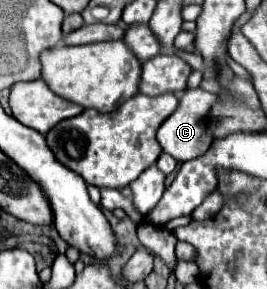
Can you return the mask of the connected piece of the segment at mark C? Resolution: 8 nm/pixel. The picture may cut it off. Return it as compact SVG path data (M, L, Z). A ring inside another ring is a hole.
M199 87L185 89L179 99L179 107L167 117L167 121L157 131L157 141L163 147L163 151L171 153L179 163L203 155L211 143L211 137L207 135L207 117L209 117L209 111L215 101L217 101L217 97L209 91L203 91Z

